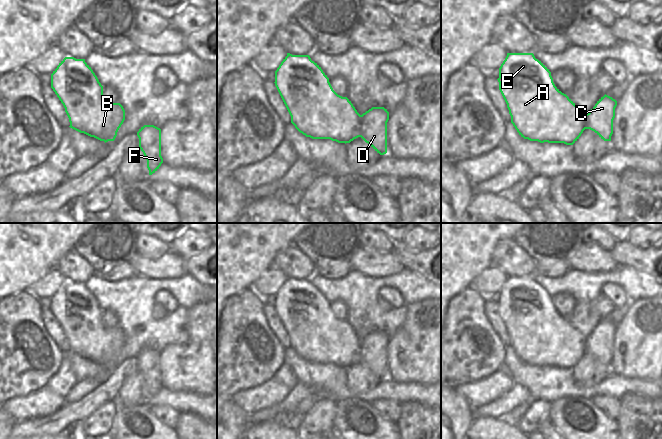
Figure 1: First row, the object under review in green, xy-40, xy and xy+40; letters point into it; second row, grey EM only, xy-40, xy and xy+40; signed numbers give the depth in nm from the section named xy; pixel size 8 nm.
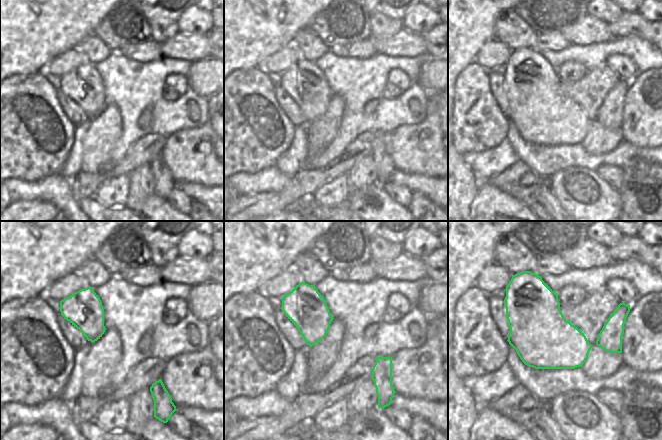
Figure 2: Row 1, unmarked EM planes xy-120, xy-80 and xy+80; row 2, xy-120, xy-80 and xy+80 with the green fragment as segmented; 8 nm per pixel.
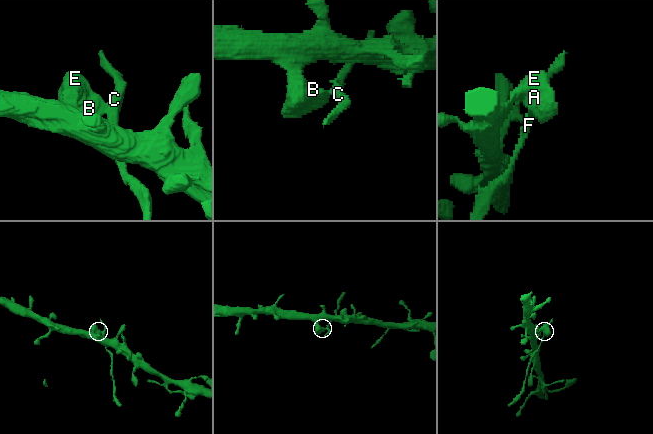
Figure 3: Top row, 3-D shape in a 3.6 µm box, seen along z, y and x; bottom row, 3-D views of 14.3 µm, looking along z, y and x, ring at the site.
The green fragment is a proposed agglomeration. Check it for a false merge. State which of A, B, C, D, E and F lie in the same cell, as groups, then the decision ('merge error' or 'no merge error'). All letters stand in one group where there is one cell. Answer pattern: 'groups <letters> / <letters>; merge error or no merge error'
groups A B E / C D F; merge error

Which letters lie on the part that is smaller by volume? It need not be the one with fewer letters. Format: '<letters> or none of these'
C, D, F

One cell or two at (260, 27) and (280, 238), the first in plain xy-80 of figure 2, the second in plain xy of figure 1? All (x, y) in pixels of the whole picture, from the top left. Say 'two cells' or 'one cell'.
one cell

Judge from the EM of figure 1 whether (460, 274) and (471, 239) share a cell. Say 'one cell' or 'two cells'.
one cell

